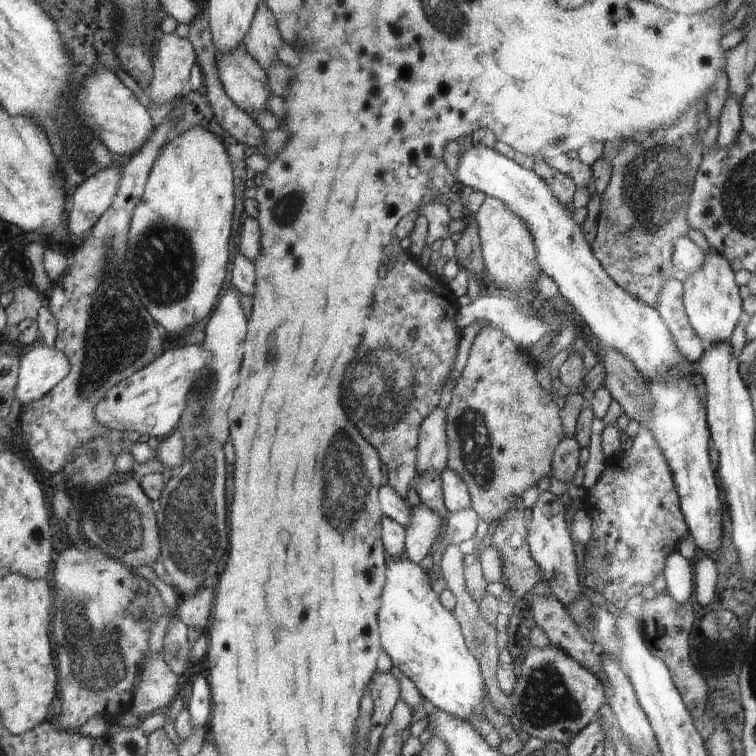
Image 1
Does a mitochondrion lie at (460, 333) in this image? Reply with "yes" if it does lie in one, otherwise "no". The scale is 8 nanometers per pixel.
no

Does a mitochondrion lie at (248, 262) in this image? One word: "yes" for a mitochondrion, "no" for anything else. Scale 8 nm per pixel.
no

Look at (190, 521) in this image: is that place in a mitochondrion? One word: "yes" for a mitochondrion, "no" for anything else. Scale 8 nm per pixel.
yes

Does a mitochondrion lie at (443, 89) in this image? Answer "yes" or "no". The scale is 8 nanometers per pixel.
no

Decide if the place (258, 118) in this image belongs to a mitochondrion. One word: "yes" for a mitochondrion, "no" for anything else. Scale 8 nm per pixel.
no

